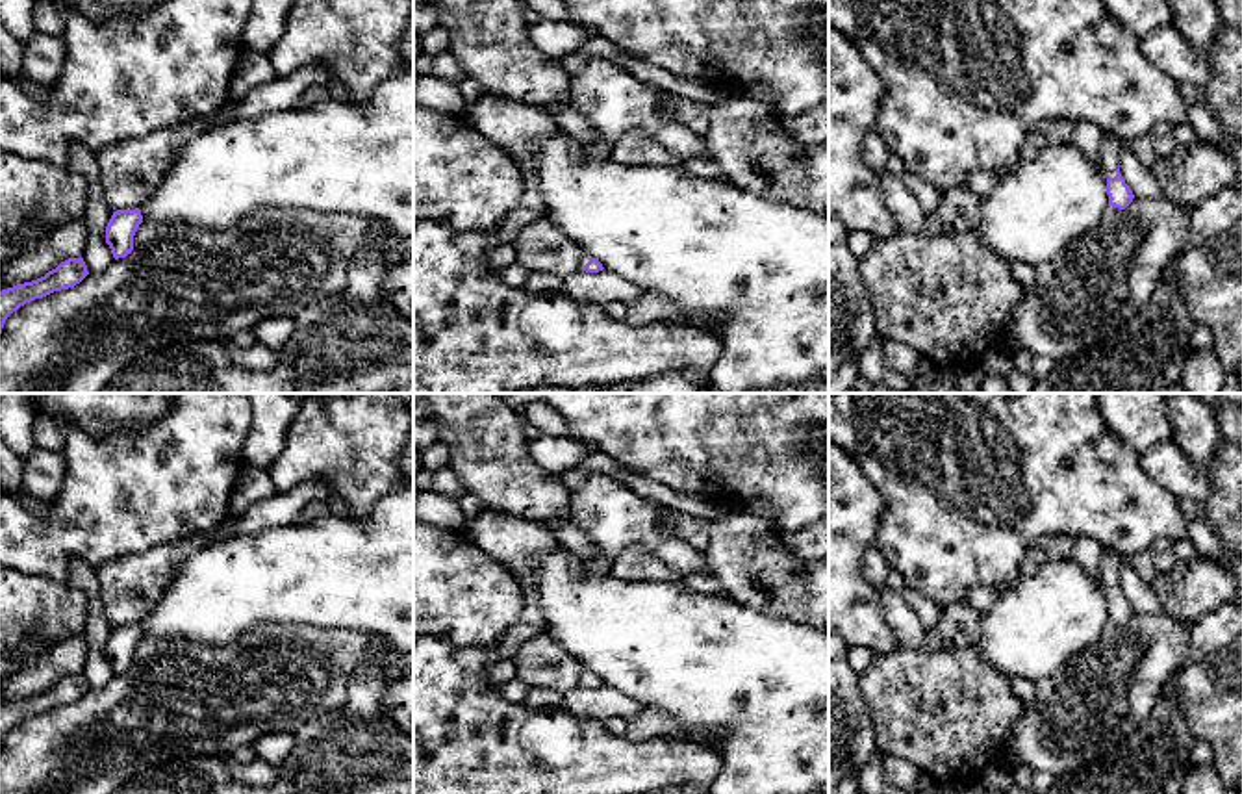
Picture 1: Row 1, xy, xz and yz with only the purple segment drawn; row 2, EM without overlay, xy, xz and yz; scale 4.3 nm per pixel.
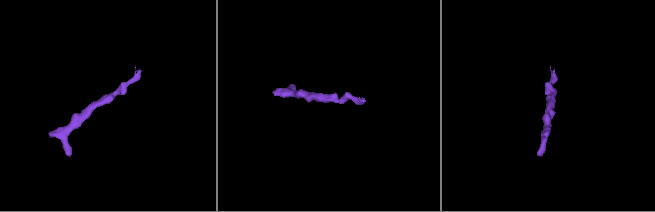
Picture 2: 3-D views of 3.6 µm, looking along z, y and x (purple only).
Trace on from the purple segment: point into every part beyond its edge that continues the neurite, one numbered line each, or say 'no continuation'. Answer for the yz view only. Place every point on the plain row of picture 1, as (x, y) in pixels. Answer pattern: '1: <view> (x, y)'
1: yz (1111, 561)

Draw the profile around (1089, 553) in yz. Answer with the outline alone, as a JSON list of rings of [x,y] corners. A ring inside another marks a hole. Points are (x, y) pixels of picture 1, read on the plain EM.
[[[1081,536],[1073,540],[1071,558],[1088,573],[1090,579],[1101,584],[1105,547],[1090,538]]]

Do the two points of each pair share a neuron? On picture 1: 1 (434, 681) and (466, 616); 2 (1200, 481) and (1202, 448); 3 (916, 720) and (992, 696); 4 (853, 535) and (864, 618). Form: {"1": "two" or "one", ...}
{"1": "two", "2": "two", "3": "one", "4": "one"}

